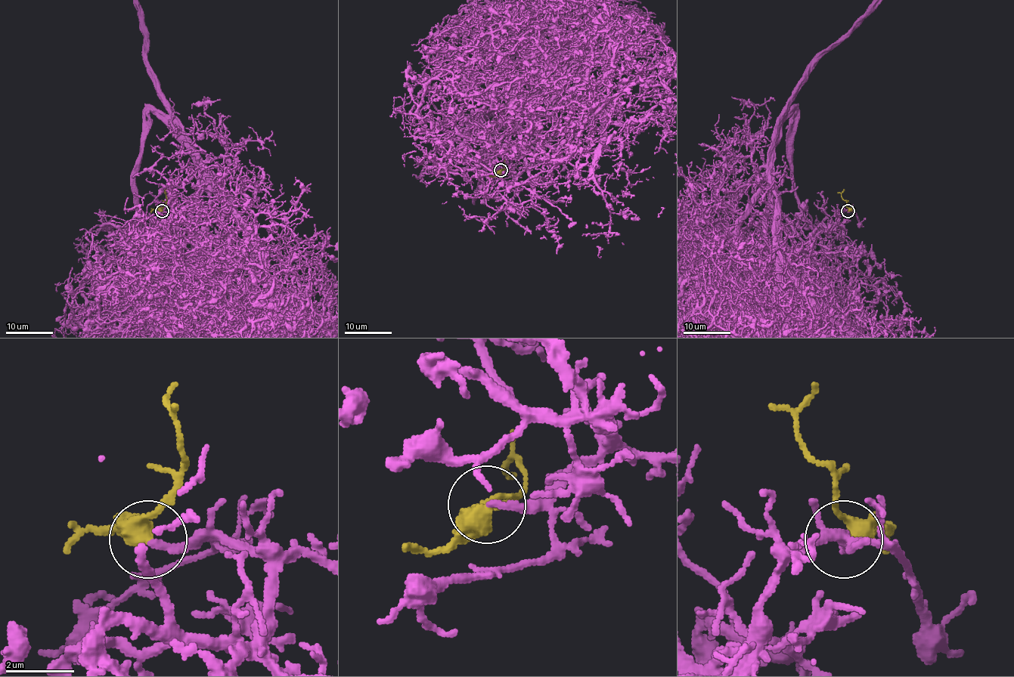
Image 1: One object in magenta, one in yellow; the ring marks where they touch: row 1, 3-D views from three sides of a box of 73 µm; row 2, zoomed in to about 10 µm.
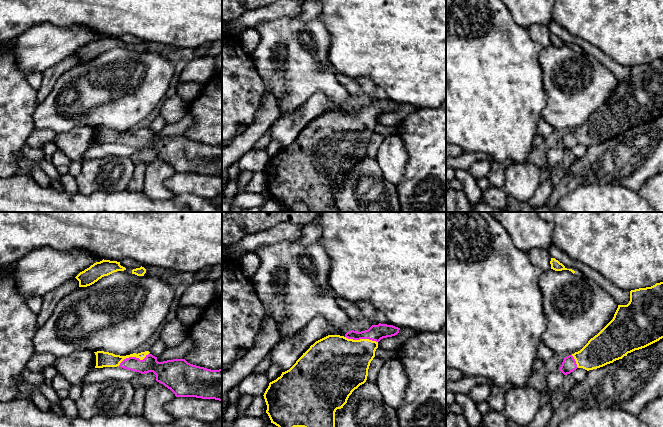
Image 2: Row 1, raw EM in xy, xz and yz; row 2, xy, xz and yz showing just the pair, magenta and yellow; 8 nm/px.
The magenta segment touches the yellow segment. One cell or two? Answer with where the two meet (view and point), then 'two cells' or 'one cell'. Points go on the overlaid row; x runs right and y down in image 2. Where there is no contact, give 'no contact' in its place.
contact xy (133, 357); one cell

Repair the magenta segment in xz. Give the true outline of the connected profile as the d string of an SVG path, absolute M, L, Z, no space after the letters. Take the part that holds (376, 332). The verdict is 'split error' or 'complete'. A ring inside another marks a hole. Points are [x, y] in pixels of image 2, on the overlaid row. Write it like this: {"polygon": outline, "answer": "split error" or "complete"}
{"polygon": "M379 323L365 331L351 330L344 336L328 335L316 341L289 370L269 383L263 396L271 423L278 427L335 427L336 410L343 408L352 392L366 382L378 342L397 335L399 330L400 328L393 325Z", "answer": "split error"}

